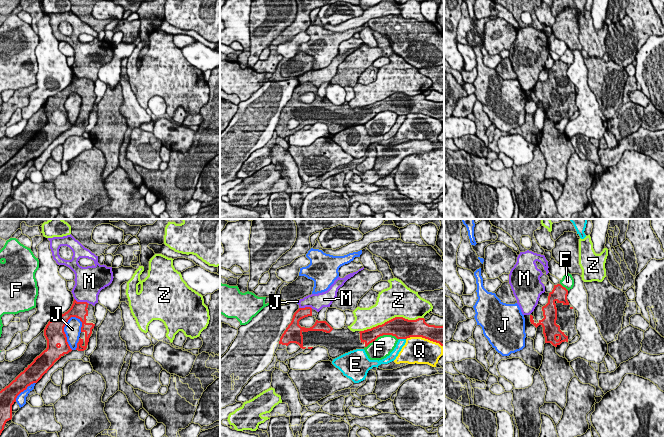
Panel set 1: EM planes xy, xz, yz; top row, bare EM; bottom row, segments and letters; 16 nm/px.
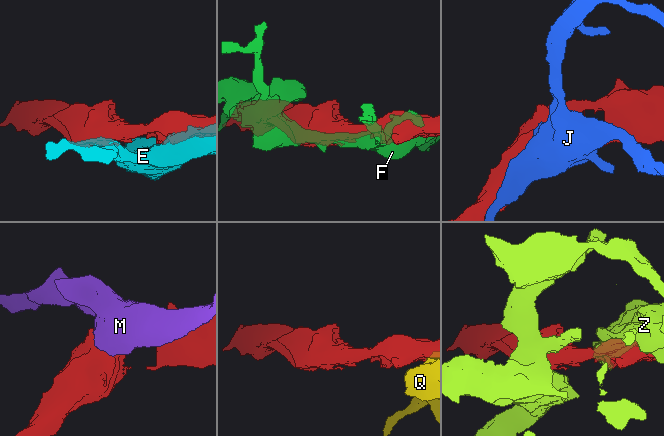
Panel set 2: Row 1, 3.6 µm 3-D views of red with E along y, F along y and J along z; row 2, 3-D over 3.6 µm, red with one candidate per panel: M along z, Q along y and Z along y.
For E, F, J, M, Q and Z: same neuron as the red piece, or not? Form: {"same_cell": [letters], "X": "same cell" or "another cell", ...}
{"same_cell": [], "E": "another cell", "F": "another cell", "J": "another cell", "M": "another cell", "Q": "another cell", "Z": "another cell"}

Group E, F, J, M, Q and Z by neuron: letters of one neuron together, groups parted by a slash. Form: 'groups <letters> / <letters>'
groups E / F / J Q / M / Z

